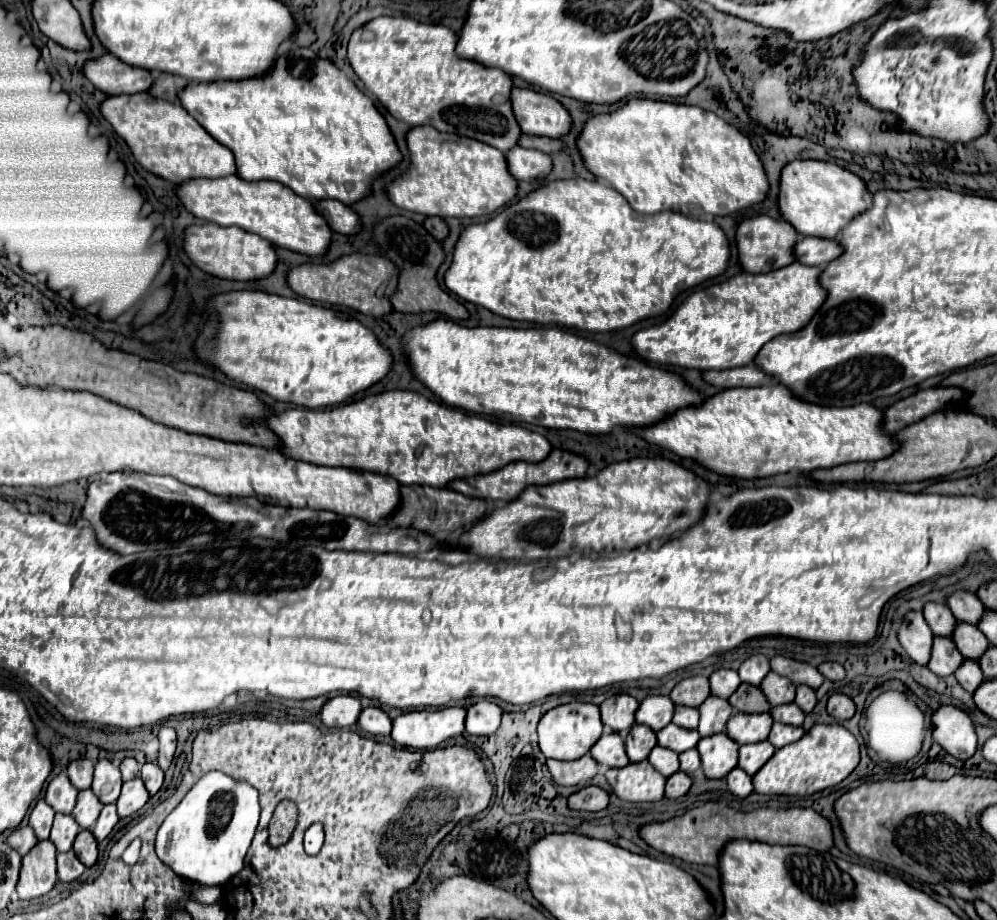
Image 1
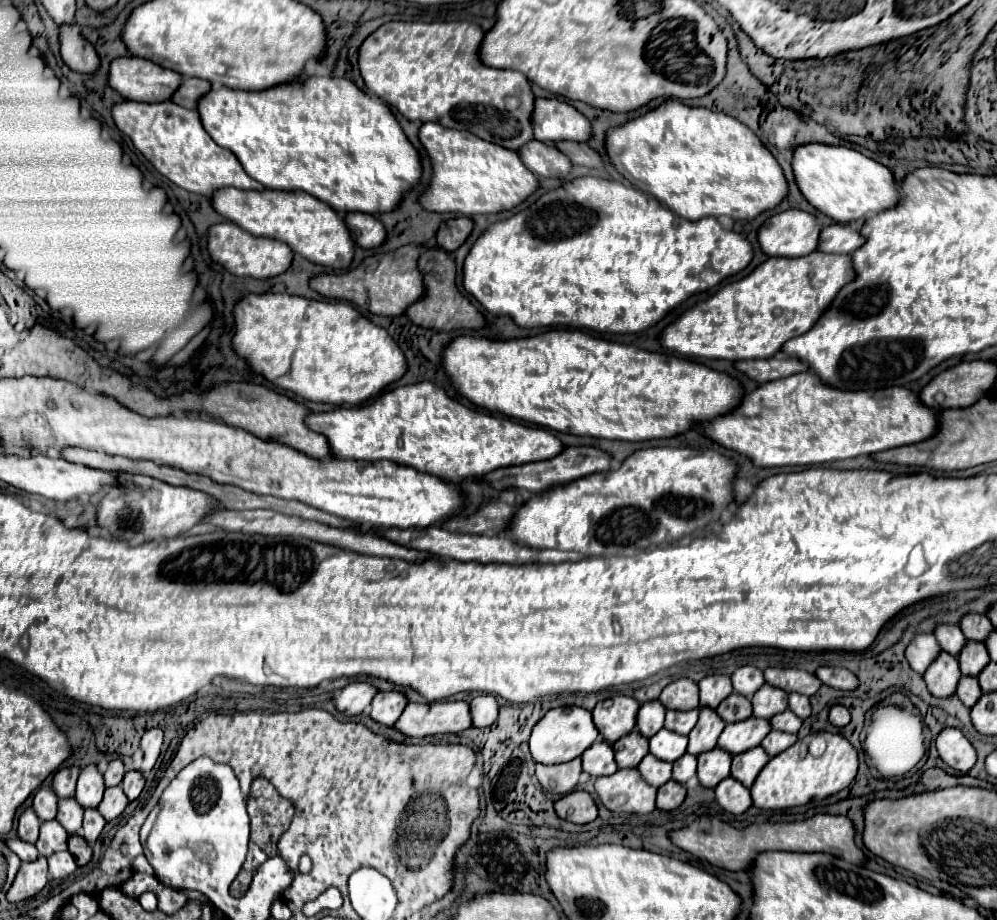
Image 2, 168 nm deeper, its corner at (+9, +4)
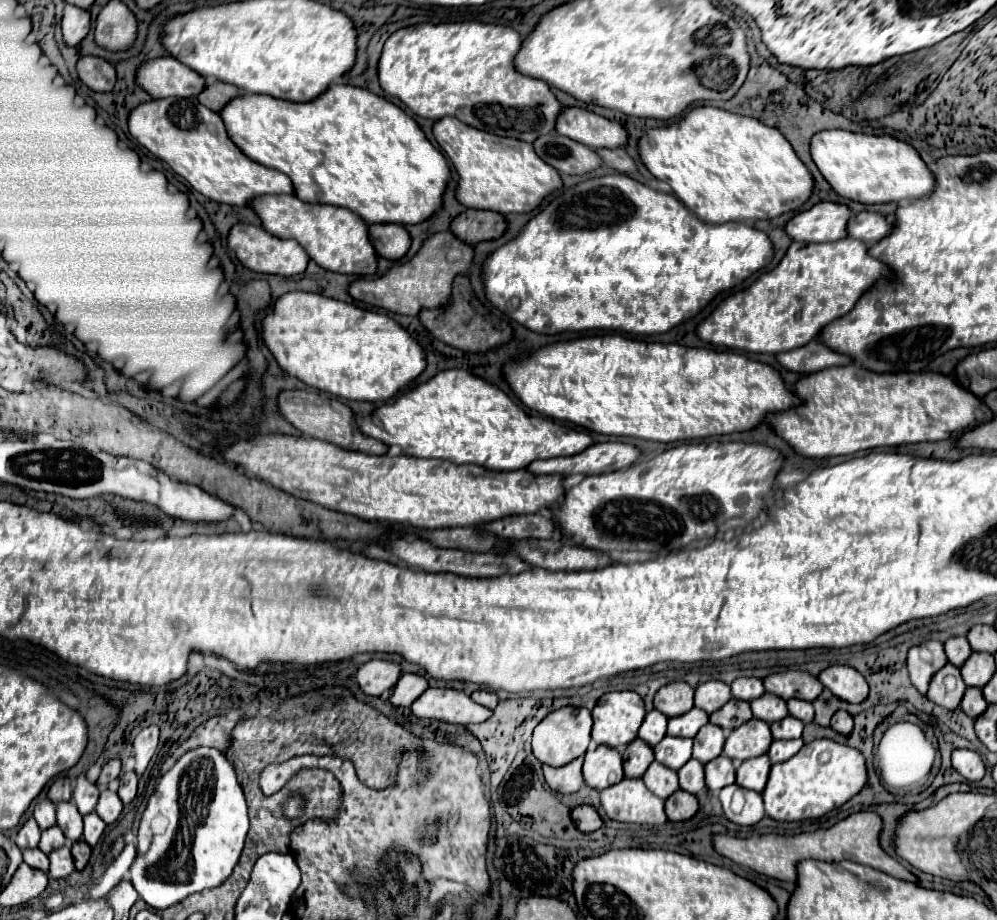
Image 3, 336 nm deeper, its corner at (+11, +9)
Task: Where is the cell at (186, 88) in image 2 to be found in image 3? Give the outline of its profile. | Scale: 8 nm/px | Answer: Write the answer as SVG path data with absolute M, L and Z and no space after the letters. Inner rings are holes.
M213 82L213 84L207 84L207 88L197 98L201 104L207 104L211 110L219 112L227 102L231 102L237 96L241 96L241 90L237 86L231 86L225 82Z

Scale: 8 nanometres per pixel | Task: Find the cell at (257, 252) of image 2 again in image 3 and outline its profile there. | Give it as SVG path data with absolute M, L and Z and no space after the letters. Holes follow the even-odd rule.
M251 224L233 226L231 232L229 232L229 238L227 238L227 244L235 252L237 260L243 266L247 266L247 268L251 268L255 272L263 272L263 274L295 276L295 274L301 274L309 264L307 252L295 240L281 240L281 238L269 234L261 226L251 226Z

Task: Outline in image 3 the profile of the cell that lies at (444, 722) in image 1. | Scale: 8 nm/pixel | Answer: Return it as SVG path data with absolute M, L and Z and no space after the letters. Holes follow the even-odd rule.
M429 688L413 704L411 710L419 718L437 718L449 724L481 724L493 710L485 710L473 702L463 690L453 688Z

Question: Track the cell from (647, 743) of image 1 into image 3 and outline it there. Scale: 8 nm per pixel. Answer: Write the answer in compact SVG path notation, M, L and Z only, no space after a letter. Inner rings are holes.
M637 738L635 742L631 742L623 754L623 770L627 778L643 778L643 774L647 772L647 766L651 766L653 762L653 750L641 740Z

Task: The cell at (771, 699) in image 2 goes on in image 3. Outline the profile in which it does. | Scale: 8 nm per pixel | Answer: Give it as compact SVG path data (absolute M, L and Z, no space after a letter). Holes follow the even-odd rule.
M763 694L761 698L753 700L751 710L753 710L753 716L757 720L763 720L767 724L779 722L781 718L785 718L789 714L787 712L787 702L781 700L779 696L773 696L773 694Z

